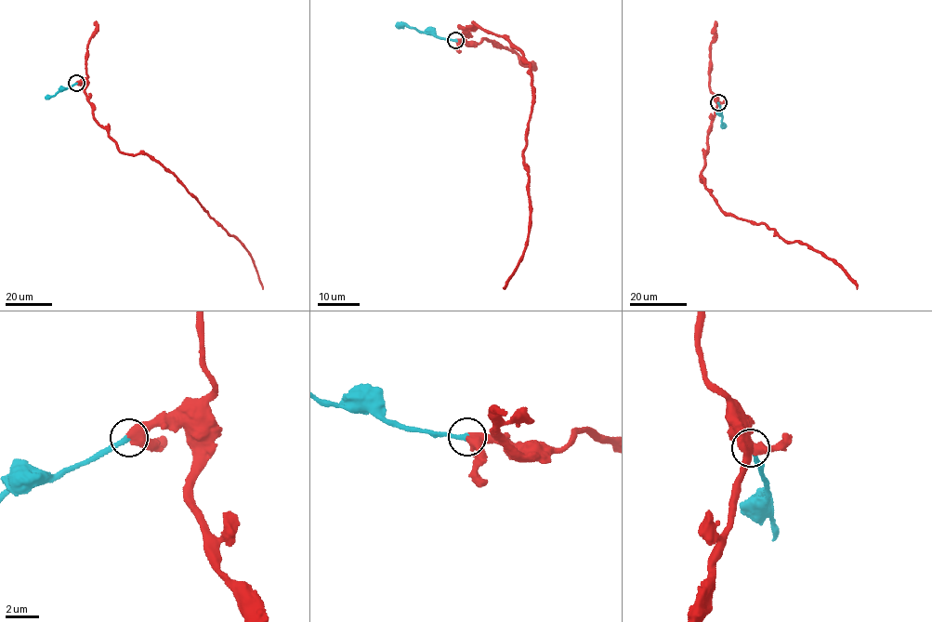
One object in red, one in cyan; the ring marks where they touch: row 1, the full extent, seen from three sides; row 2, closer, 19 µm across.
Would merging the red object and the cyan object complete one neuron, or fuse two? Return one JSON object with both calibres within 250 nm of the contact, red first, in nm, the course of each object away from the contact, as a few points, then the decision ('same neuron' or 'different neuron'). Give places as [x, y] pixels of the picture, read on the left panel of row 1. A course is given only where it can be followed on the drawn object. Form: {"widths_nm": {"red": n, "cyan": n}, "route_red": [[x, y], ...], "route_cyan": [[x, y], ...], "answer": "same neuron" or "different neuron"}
{"widths_nm": {"red": 500, "cyan": 320}, "route_red": [[76, 83], [85, 83], [93, 119], [119, 150], [146, 153], [157, 162], [240, 241], [254, 259], [263, 289]], "route_cyan": [[76, 83], [45, 98]], "answer": "same neuron"}

